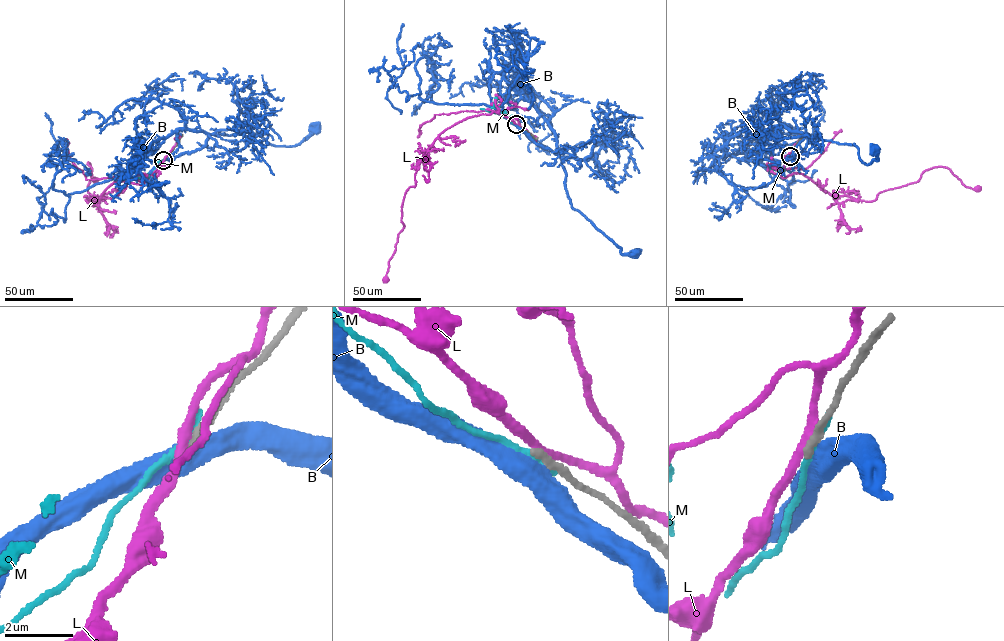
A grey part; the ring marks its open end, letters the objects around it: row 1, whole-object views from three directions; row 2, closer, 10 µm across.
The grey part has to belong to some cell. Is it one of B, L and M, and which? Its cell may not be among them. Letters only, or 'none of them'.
none of them

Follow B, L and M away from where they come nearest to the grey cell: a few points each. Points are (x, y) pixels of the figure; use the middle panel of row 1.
B: (516, 125), (535, 143), (559, 155), (565, 172), (567, 196), (573, 208), (621, 248), (622, 254), (636, 252)
L: (516, 124), (493, 111), (460, 121), (435, 139), (418, 167), (415, 186), (406, 191), (404, 226), (386, 280)
M: (516, 125), (489, 111), (496, 97)

